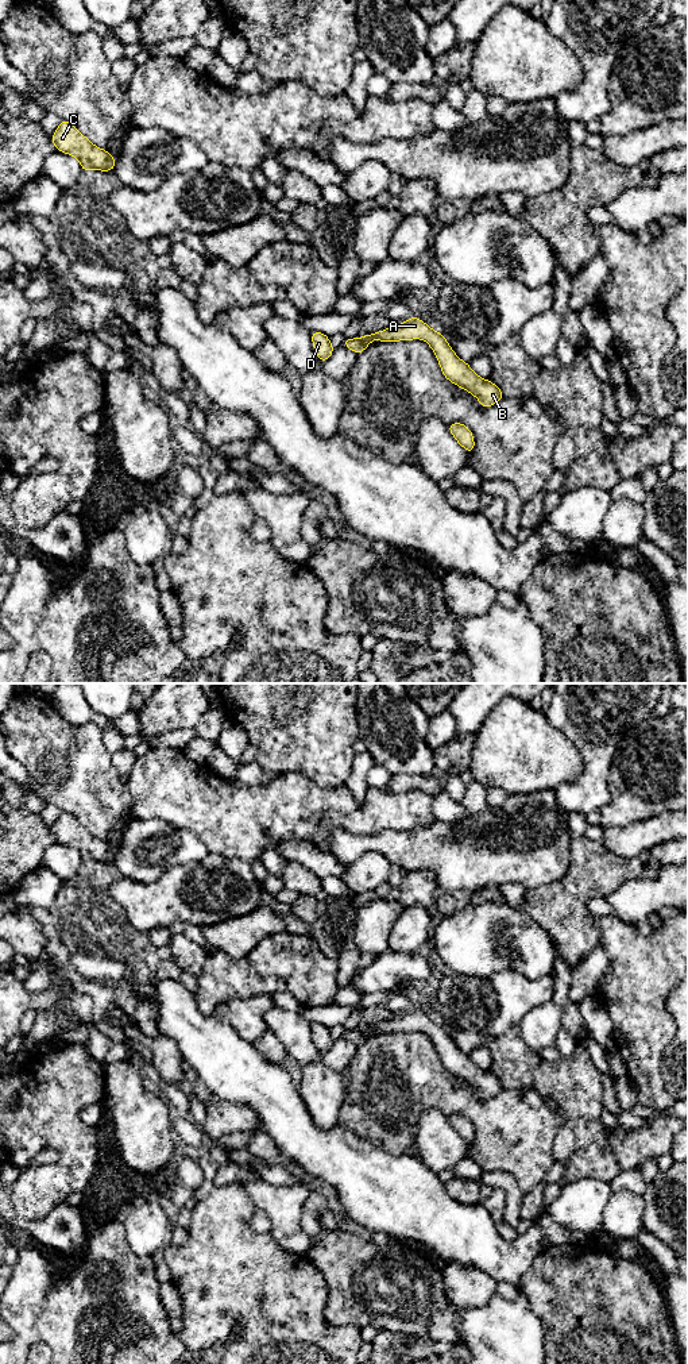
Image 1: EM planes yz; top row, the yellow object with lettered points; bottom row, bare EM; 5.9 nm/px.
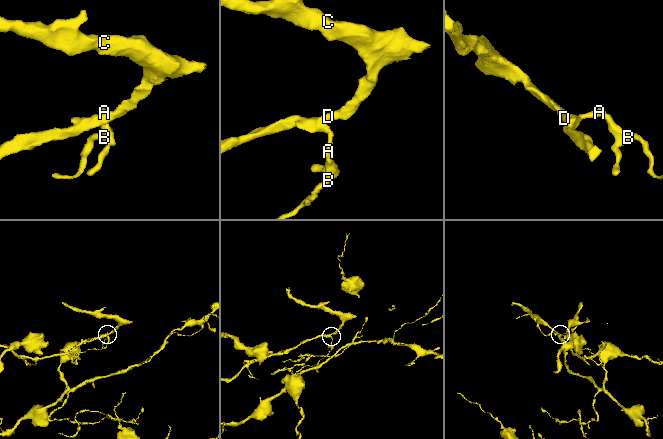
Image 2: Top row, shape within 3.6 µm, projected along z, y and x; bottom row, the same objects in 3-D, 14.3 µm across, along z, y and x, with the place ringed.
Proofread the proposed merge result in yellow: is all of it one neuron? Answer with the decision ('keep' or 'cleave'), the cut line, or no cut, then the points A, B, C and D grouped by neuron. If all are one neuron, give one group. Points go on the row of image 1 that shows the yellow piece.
cleave | yz (356, 338), (366, 346) | A B / C D

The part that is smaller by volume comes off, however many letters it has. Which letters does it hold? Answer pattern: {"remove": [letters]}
{"remove": ["C", "D"]}

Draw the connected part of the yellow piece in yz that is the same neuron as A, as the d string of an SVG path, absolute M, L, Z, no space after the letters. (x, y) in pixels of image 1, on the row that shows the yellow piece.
M411 316L402 324L393 324L384 331L367 334L364 338L357 336L366 346L370 346L374 338L378 342L407 342L411 339L422 339L436 354L444 377L475 396L483 408L492 406L505 398L502 390L494 382L483 379L469 367L468 362L461 361L455 354L441 332L436 332L417 316Z

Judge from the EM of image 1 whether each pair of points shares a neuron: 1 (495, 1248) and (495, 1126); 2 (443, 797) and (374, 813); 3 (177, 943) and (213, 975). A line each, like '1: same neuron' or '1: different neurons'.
1: different neurons
2: different neurons
3: different neurons

